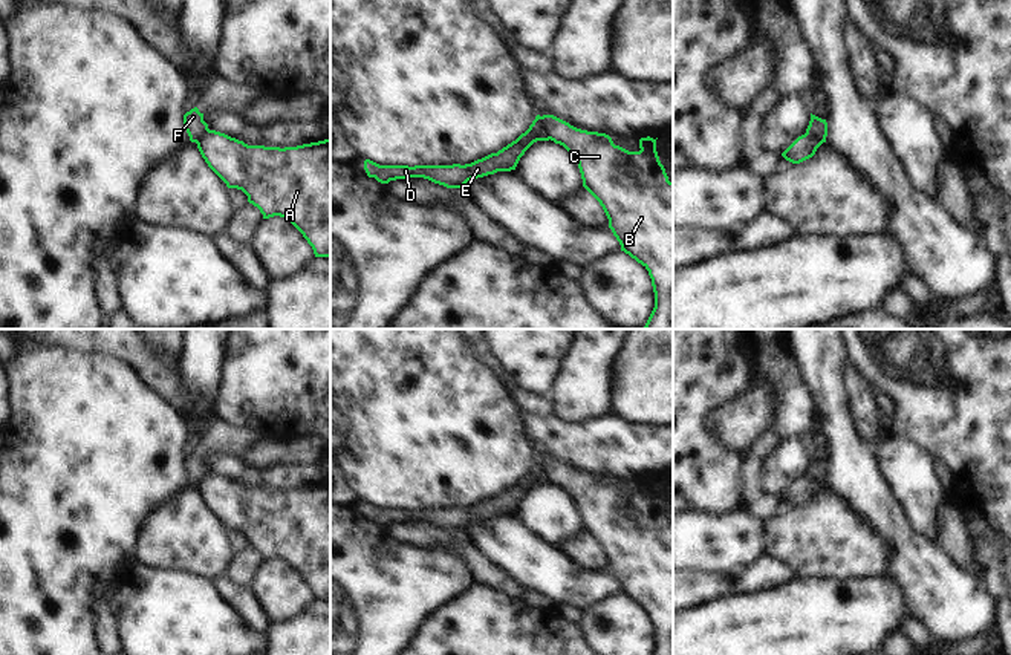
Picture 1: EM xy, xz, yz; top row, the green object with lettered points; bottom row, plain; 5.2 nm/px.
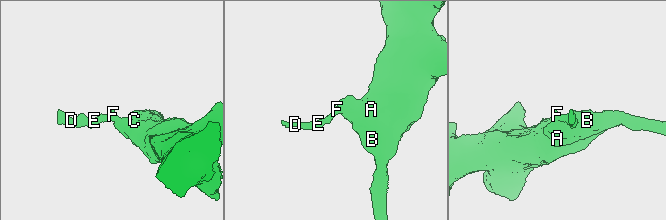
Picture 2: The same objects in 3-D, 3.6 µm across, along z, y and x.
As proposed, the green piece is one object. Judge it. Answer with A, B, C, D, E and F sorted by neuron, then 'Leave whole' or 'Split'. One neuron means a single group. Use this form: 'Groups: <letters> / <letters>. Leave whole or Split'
Groups: A B C / D E F. Split.

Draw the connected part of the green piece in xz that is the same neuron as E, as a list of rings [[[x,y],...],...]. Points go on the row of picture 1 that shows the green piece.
[[[535,116],[529,129],[515,141],[471,164],[453,165],[379,165],[370,159],[364,161],[364,170],[369,178],[381,184],[396,179],[424,178],[447,188],[462,188],[468,181],[494,174],[497,171],[515,170],[520,158],[537,141],[549,141],[543,118]]]

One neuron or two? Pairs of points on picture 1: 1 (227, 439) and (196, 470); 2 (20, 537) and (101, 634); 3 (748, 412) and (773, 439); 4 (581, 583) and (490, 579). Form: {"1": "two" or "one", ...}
{"1": "one", "2": "two", "3": "two", "4": "two"}

